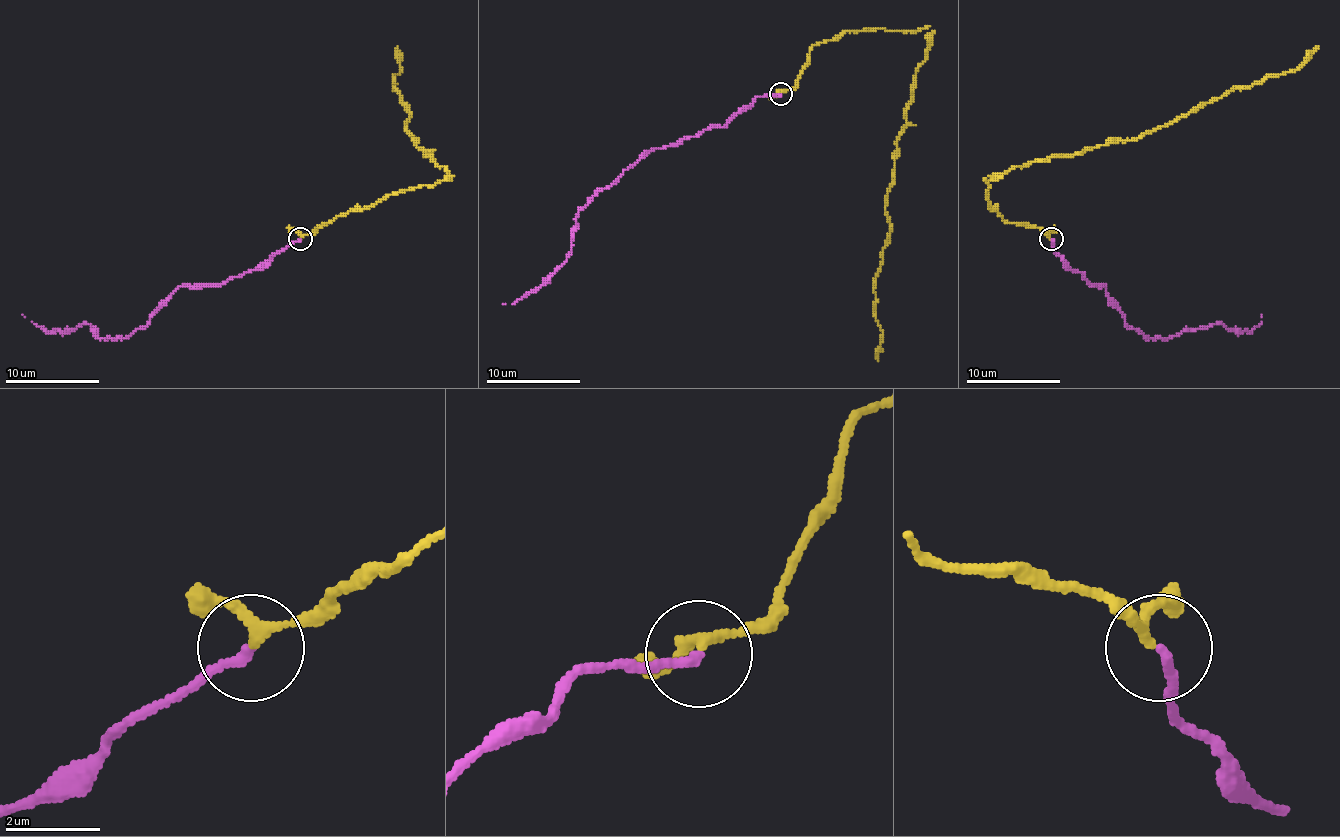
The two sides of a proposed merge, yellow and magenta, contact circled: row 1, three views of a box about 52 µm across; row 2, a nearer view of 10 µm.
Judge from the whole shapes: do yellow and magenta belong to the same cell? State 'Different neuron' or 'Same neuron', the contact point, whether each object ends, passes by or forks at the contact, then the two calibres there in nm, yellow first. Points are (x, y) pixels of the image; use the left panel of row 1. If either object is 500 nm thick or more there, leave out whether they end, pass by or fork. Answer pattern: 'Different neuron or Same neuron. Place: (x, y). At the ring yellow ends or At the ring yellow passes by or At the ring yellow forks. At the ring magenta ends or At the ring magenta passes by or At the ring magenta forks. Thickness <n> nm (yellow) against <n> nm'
Same neuron. Place: (300, 238). At the ring yellow passes by. At the ring magenta ends. Thickness 200 nm (yellow) against 200 nm

